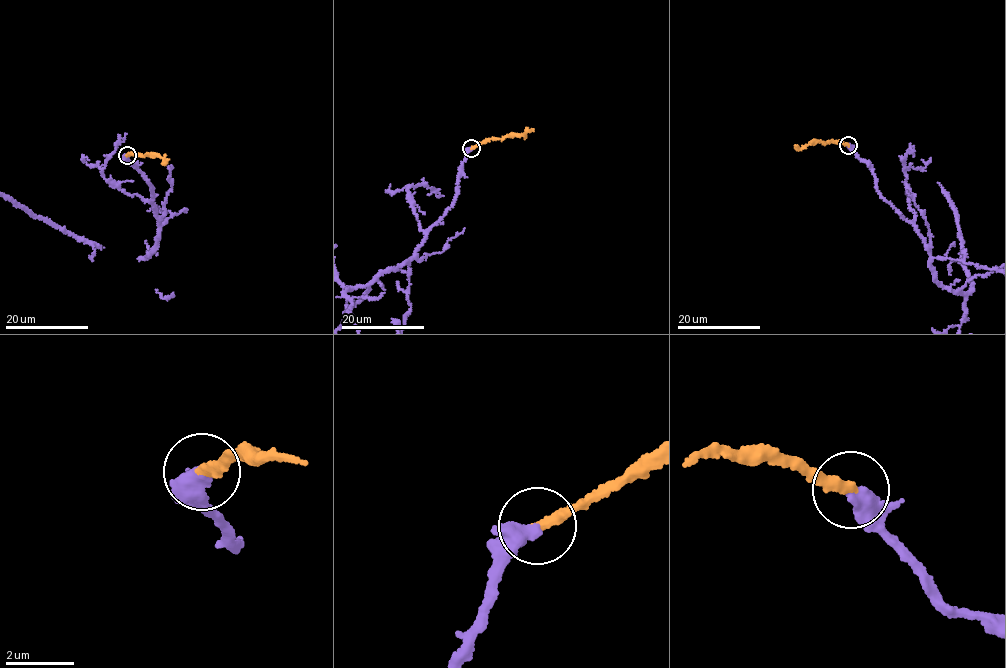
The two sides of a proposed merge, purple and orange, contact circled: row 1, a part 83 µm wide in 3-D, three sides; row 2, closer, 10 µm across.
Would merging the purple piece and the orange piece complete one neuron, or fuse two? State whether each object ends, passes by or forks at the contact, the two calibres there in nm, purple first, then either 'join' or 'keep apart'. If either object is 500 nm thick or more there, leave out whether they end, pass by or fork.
550 nm thick on the purple side, 320 nm on the other; join

